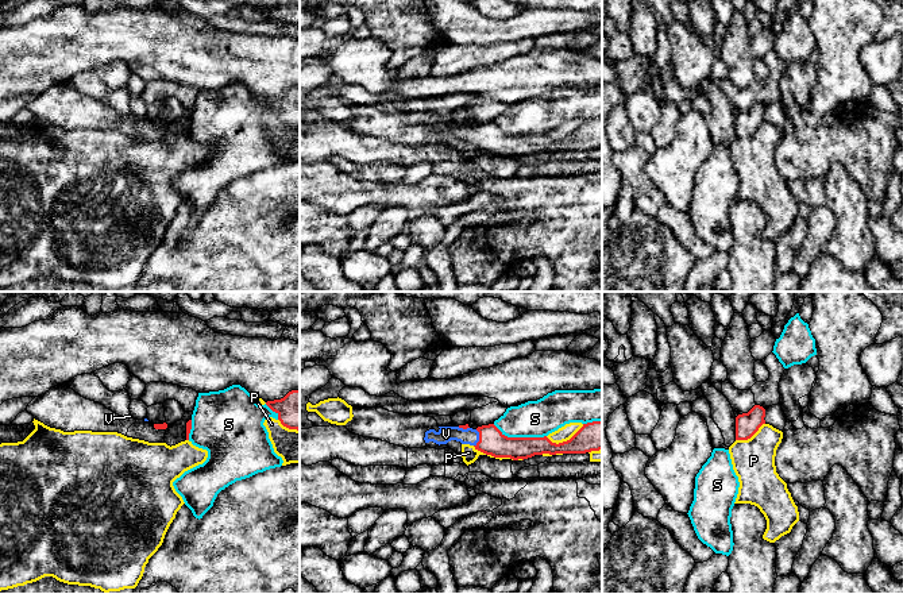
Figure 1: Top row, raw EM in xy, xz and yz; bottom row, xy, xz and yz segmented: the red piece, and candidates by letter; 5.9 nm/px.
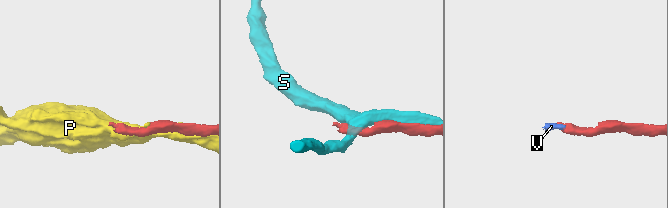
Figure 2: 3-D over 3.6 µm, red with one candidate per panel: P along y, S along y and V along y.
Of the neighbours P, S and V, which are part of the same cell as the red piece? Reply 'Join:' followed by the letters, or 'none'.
Join: V

